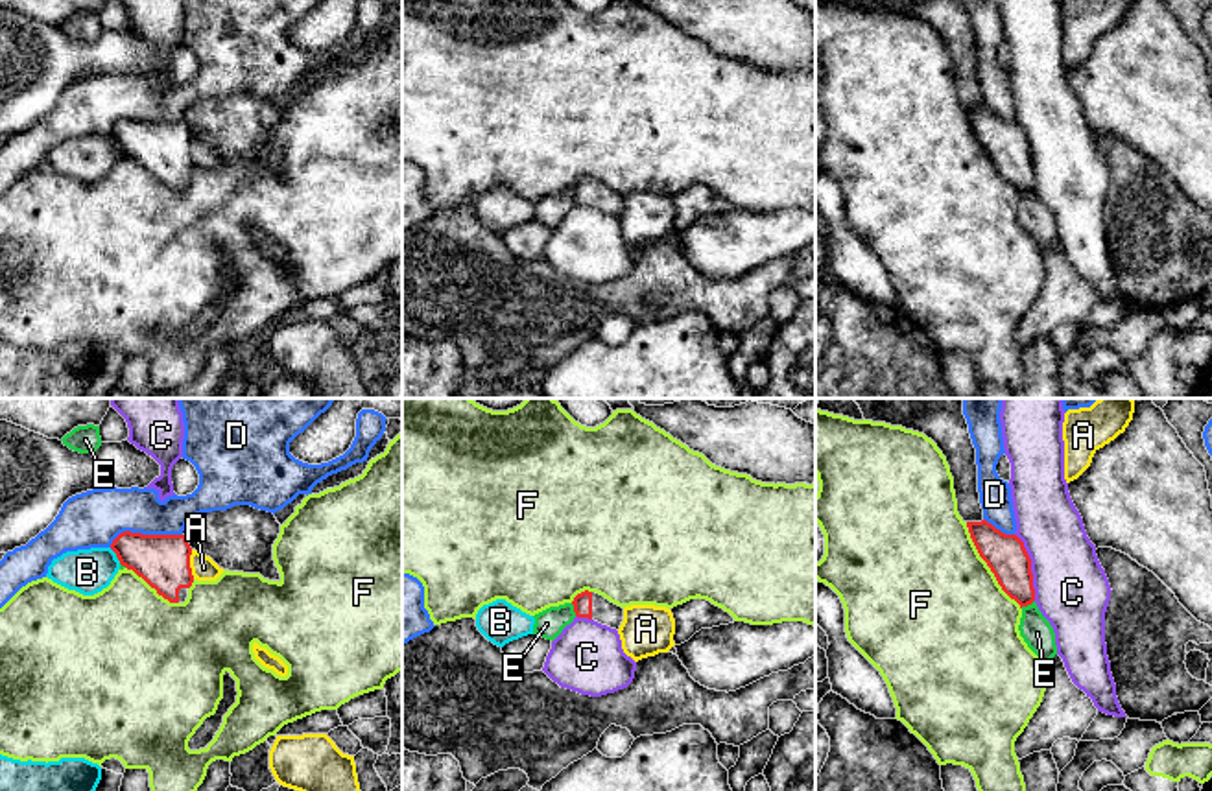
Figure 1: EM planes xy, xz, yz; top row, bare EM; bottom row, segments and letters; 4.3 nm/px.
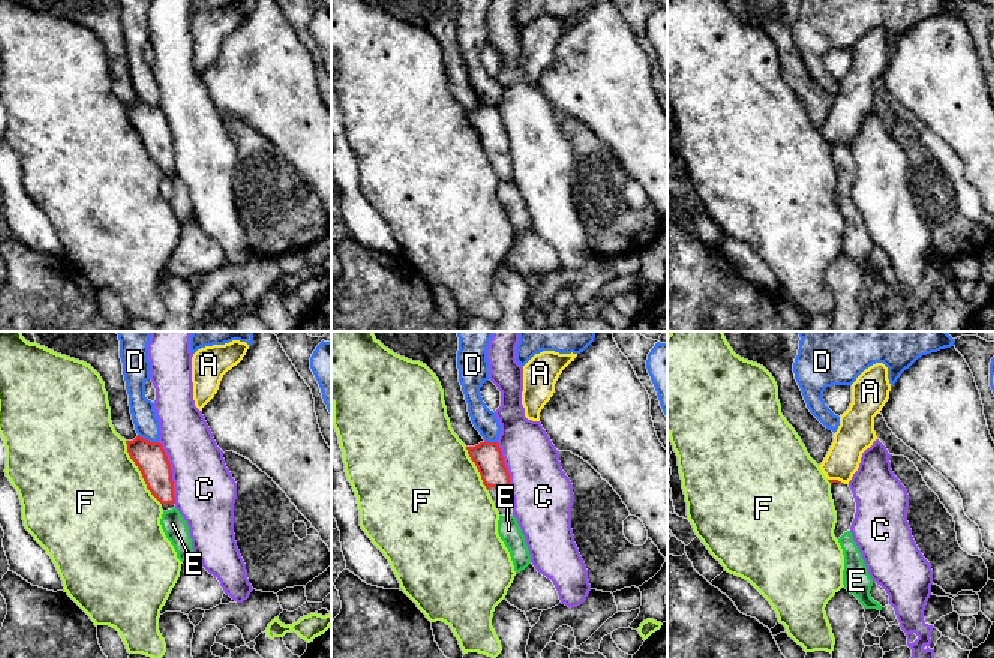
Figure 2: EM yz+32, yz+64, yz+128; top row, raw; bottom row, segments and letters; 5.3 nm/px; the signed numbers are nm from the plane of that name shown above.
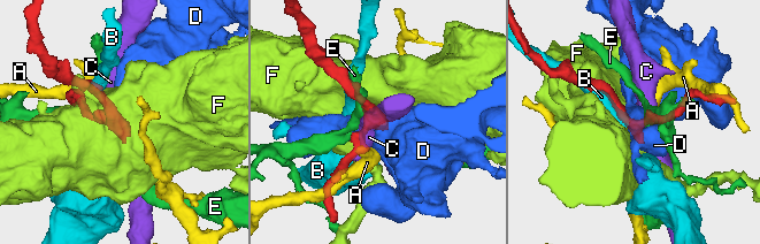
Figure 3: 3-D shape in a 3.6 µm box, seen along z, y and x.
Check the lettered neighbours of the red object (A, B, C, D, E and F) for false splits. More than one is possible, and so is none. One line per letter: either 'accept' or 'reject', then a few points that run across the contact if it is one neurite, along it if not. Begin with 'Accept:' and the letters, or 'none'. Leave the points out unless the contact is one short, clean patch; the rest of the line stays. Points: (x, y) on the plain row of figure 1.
Accept: none
A: reject
B: reject
C: reject
D: reject
E: reject
F: reject

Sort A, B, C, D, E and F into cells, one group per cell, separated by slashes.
A / B / C / D / E / F

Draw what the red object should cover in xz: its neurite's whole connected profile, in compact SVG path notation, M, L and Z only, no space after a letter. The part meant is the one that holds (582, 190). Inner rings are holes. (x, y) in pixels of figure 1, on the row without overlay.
M581 179L572 188L577 205L588 205L611 216L620 216L624 195L596 179Z

